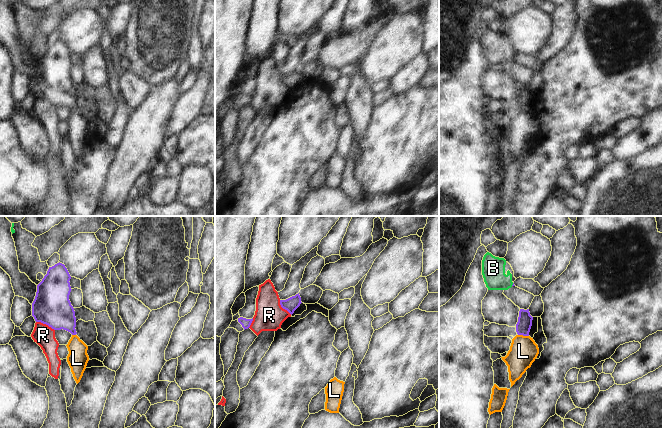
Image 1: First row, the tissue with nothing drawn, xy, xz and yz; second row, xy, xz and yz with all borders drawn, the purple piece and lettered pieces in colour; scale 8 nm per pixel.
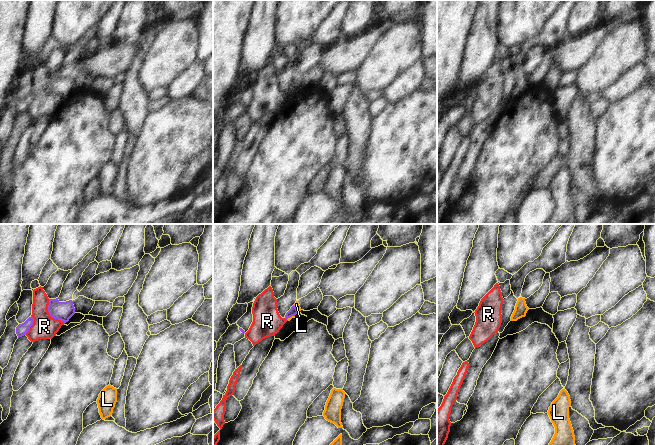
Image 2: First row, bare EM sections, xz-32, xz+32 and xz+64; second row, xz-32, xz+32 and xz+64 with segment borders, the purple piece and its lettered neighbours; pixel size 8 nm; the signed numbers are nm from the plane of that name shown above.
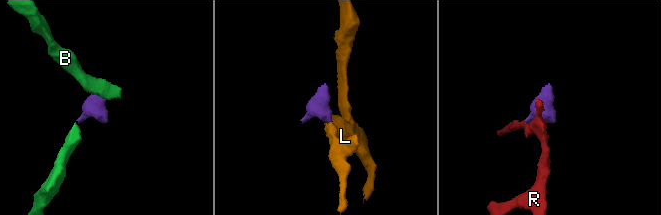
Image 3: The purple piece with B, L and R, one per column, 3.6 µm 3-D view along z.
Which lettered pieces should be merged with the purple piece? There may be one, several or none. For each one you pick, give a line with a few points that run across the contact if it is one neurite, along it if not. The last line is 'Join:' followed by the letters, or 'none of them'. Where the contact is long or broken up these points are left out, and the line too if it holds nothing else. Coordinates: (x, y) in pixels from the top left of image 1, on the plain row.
Join: none of them.

